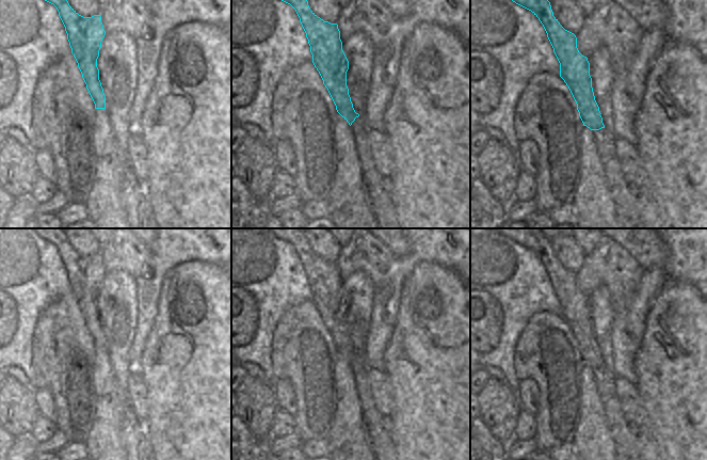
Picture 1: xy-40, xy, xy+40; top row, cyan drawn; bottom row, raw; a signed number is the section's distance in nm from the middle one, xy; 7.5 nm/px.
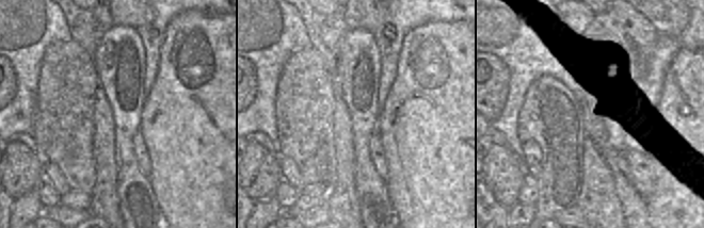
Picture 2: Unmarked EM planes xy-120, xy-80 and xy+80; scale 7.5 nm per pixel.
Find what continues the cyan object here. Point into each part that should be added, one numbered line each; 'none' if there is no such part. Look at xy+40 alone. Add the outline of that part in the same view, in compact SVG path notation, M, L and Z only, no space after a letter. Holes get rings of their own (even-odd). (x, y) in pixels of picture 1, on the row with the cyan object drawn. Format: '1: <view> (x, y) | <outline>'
1: xy+40 (627, 213) | M605 128L592 130L592 133L600 163L605 170L609 191L615 204L615 217L620 228L644 228L637 195L624 178L615 155L613 138Z

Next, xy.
1: xy (378, 188) | M364 115L355 118L351 129L355 136L355 146L361 163L364 183L379 228L401 228L389 193L389 181L384 179L374 168L374 161L368 144L368 128L366 127Z

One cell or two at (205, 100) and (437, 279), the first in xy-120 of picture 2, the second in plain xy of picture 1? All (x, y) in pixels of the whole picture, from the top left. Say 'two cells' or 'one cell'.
one cell

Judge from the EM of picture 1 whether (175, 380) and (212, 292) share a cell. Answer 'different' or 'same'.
same

